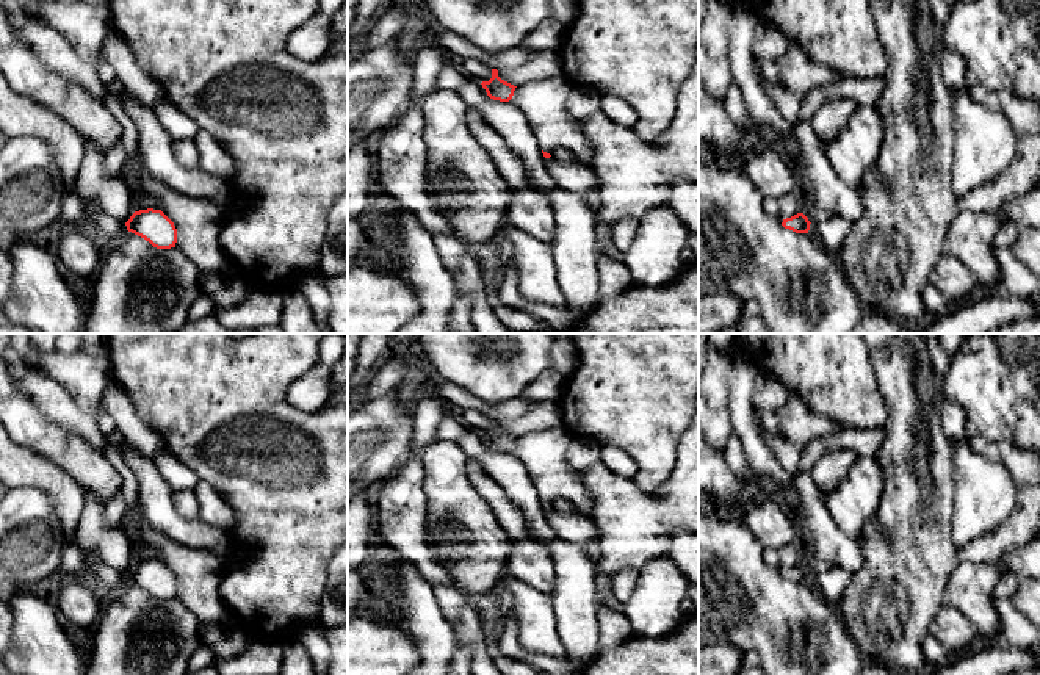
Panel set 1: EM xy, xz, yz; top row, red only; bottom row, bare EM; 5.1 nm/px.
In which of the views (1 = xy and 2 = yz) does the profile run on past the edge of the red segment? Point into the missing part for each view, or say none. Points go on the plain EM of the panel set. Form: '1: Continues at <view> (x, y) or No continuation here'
1: No continuation here
2: No continuation here

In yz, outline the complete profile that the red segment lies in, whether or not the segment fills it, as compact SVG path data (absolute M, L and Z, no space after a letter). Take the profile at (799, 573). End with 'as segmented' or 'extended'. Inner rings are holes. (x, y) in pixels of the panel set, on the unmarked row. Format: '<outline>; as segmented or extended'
M797 564L797 565L791 567L791 569L786 569L782 573L782 576L785 579L789 579L789 581L793 581L796 584L808 584L810 575L811 573L808 572L808 569L803 564Z; as segmented

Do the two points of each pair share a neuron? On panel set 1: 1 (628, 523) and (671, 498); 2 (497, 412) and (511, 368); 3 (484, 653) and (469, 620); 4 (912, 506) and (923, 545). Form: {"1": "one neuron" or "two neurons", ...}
{"1": "one neuron", "2": "two neurons", "3": "one neuron", "4": "one neuron"}

